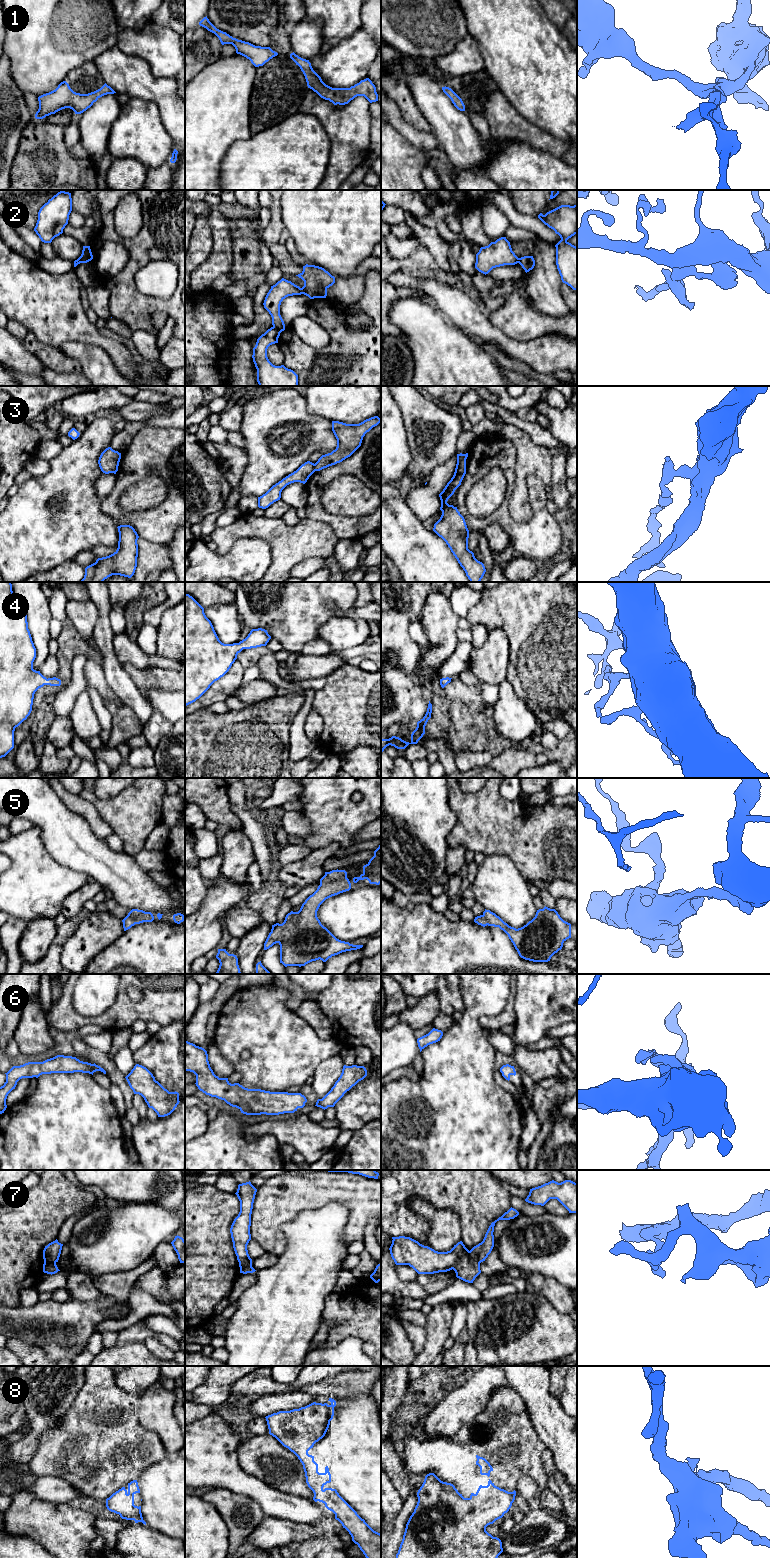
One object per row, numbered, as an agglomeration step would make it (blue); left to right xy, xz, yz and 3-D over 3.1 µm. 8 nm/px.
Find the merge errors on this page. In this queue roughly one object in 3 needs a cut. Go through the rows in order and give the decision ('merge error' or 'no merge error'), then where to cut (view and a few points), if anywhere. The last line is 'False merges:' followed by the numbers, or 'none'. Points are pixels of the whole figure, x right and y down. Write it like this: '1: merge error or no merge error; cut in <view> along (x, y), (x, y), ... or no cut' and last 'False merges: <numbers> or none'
1: no merge error; no cut
2: merge error; cut in xz along (273, 326), (281, 331)
3: merge error; cut in xz along (314, 464), (315, 470)
4: no merge error; no cut
5: no merge error; no cut
6: no merge error; no cut
7: merge error; cut in yz along (470, 1250), (480, 1262)
8: no merge error; no cut
False merges: 2, 3, 7

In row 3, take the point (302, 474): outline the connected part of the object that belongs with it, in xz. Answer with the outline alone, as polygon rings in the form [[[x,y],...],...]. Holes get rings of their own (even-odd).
[[[310,461],[305,462],[296,471],[283,478],[273,485],[265,494],[258,497],[258,507],[262,509],[268,508],[271,504],[280,500],[281,492],[287,485],[294,482],[305,484],[314,472],[315,464]]]

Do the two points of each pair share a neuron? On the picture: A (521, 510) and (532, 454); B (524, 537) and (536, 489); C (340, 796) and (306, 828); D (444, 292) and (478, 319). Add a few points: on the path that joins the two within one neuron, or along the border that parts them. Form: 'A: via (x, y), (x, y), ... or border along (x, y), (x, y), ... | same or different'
A: via (520, 496), (520, 477), (524, 468) | same
B: via (536, 525), (538, 523), (538, 501) | same
C: border along (300, 811), (311, 826), (311, 832), (304, 838) | different
D: via (452, 300), (470, 317) | same

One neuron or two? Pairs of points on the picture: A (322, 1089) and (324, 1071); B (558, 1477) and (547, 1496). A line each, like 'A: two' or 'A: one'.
A: one
B: two

